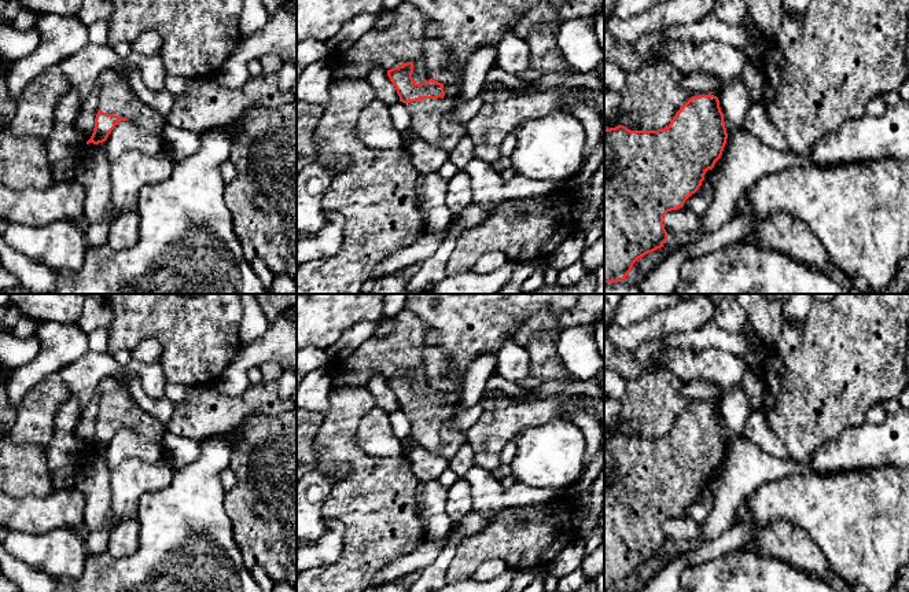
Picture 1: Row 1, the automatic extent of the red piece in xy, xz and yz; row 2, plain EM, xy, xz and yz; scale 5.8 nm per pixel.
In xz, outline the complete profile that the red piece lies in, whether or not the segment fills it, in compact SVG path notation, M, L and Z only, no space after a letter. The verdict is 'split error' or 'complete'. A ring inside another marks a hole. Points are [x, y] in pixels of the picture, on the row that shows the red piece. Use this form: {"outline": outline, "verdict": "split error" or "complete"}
{"outline": "M413 62L387 70L387 76L411 114L411 129L427 144L448 155L467 135L464 124L452 118L452 110L461 102L459 96L445 98L444 84L430 78L416 84L412 78Z", "verdict": "split error"}

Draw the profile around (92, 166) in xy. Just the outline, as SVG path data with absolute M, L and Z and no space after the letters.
M106 141L80 143L73 161L74 180L85 190L84 218L93 224L108 217L111 207L110 165Z

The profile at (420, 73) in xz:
M424 58L413 60L412 78L416 84L422 84L422 82L428 81L431 78Z

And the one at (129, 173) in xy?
M125 151L110 165L111 203L118 213L136 210L137 196L147 185L168 180L174 161L165 152L146 155Z

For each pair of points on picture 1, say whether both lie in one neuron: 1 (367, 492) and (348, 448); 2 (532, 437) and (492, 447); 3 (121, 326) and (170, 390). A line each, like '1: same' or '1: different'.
1: same
2: different
3: different

